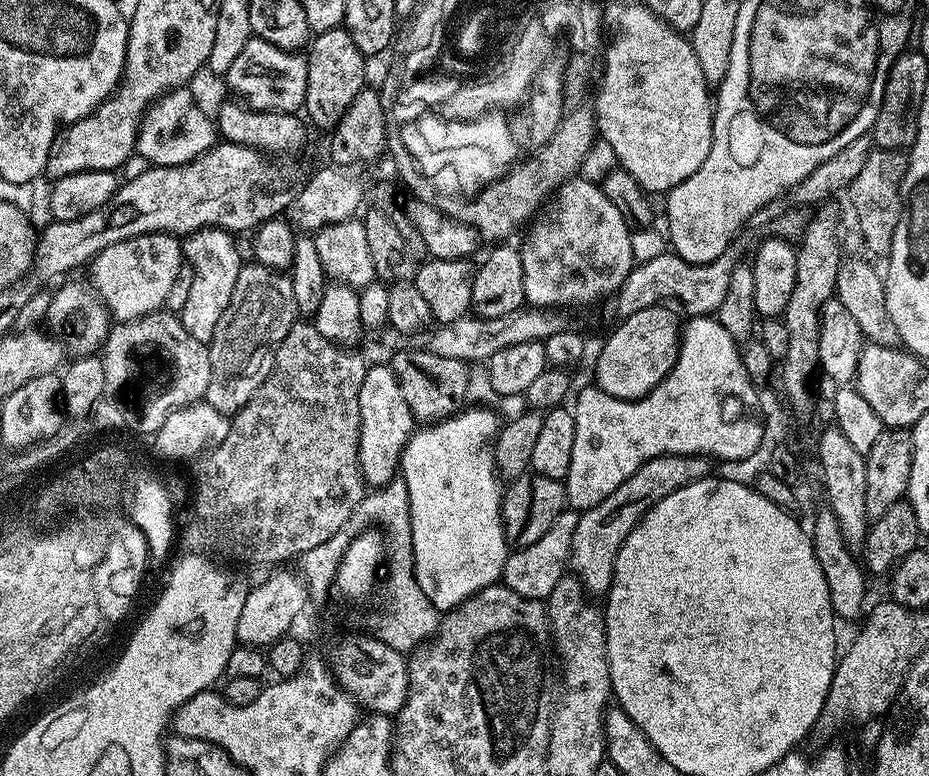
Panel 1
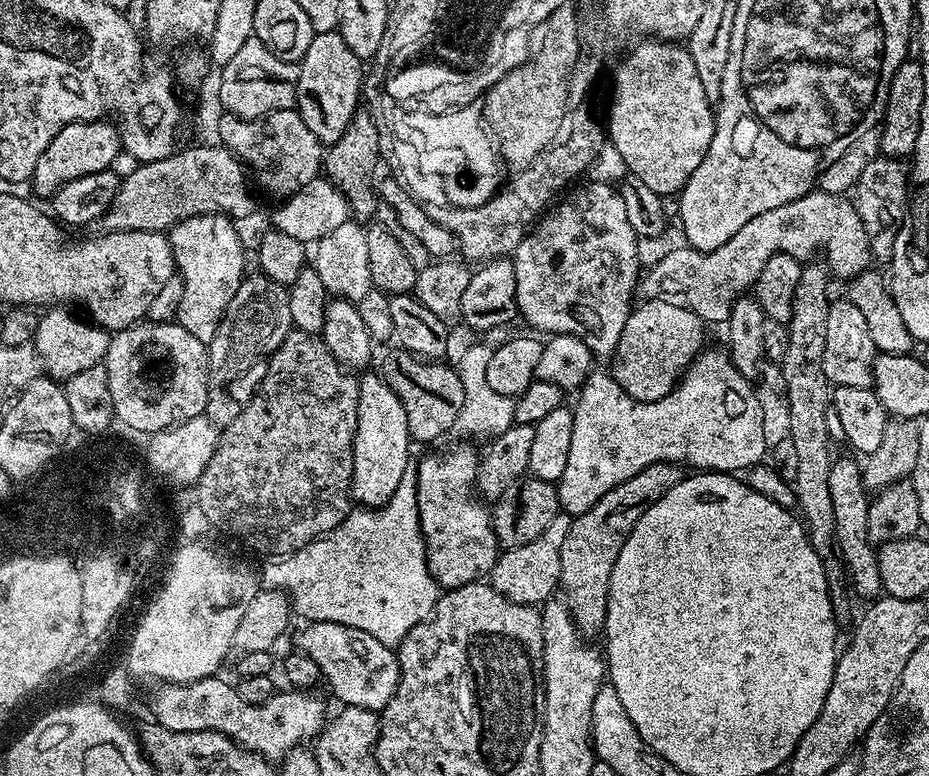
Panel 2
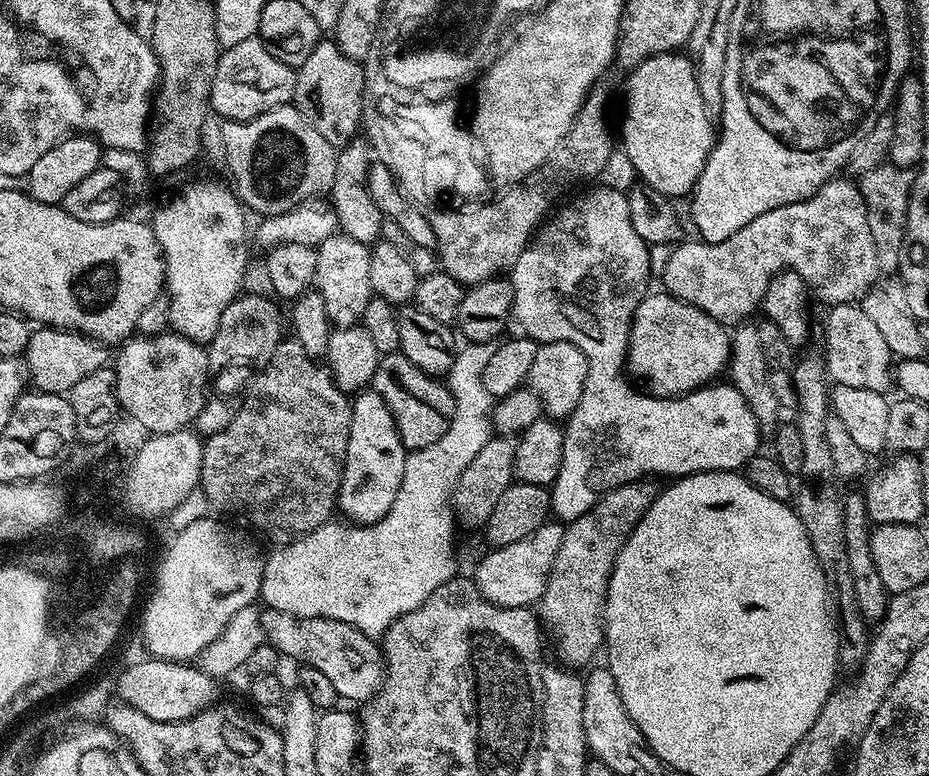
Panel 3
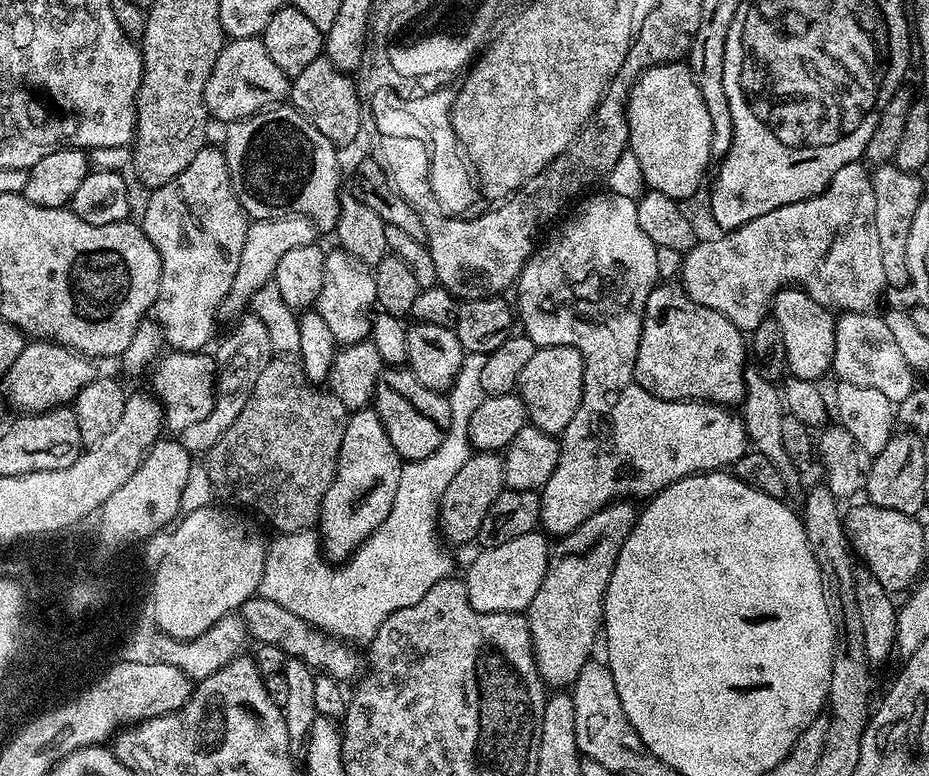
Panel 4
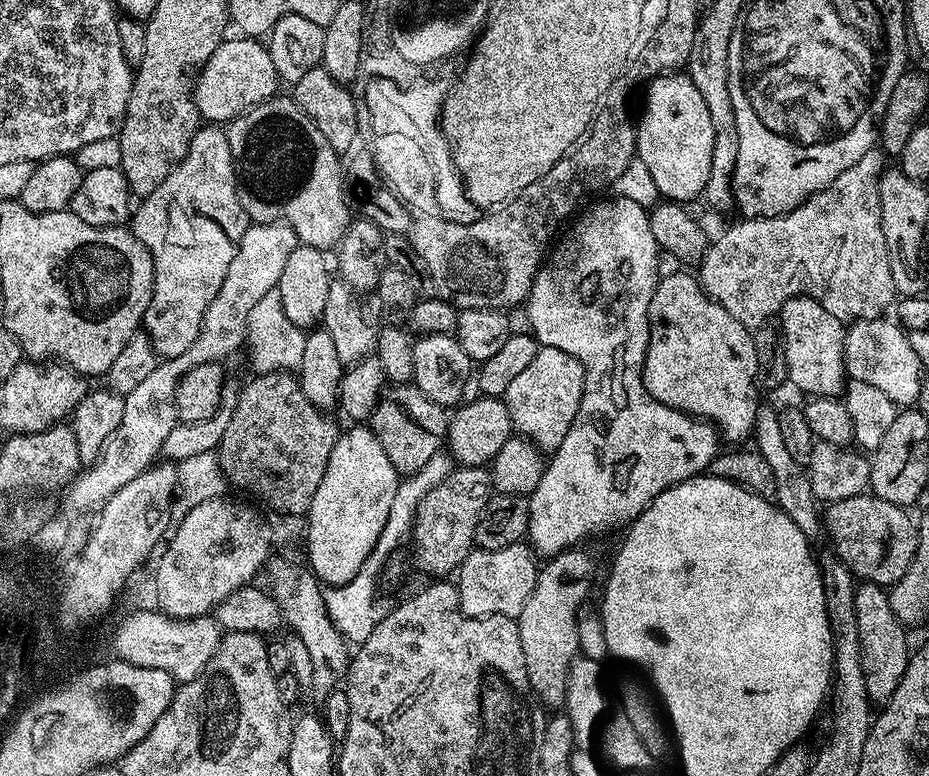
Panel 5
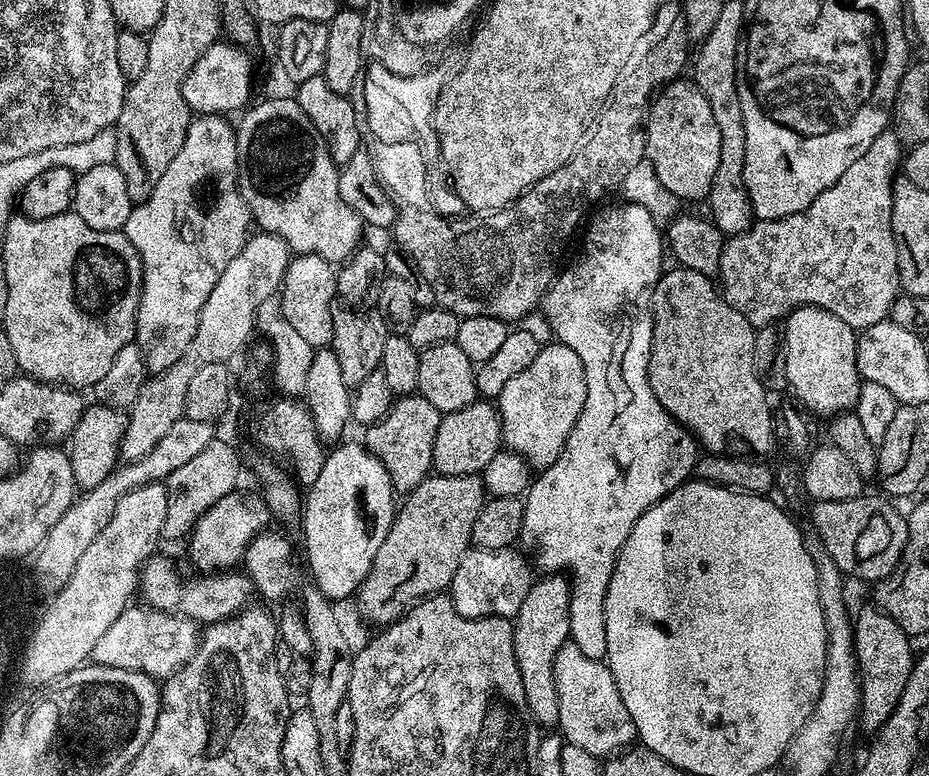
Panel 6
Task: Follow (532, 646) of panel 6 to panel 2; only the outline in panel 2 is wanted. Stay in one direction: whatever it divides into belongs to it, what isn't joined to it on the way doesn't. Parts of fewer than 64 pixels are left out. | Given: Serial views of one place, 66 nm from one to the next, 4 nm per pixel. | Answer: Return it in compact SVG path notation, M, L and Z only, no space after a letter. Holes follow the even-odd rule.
M654 462L654 466L646 466L634 478L626 478L614 490L610 490L586 514L575 517L570 526L570 534L566 542L562 542L562 570L560 571L559 591L562 599L572 611L576 619L576 629L585 638L599 637L604 631L604 619L608 609L608 591L610 590L610 574L614 570L614 562L626 542L630 538L630 530L638 526L638 518L666 494L682 478L679 464L670 462Z

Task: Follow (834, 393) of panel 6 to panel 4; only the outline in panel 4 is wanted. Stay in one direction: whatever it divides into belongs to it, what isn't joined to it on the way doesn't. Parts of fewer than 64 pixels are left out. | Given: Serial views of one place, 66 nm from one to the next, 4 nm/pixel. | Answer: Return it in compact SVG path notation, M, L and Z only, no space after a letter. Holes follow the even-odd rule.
M795 286L783 288L772 299L770 316L782 328L788 359L787 371L799 379L815 381L819 381L820 376L829 375L834 358L836 316Z

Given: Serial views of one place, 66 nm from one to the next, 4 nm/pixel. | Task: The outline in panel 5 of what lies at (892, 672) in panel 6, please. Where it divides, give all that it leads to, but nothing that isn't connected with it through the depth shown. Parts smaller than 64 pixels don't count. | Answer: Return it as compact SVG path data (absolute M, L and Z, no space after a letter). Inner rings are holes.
M861 583L854 594L854 618L858 622L858 646L862 646L862 674L866 678L866 694L873 705L883 706L898 690L902 674L906 674L910 647L906 625L894 614L888 592L881 585Z

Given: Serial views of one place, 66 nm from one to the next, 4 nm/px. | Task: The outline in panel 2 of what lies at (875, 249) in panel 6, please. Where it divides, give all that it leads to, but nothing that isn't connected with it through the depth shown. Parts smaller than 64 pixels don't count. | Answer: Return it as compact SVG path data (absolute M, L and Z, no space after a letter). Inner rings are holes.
M813 190L794 202L786 202L786 206L778 206L778 210L766 210L766 214L758 214L758 218L750 218L750 222L746 222L746 226L742 226L742 230L738 230L734 238L718 246L718 250L700 252L697 248L687 246L676 248L639 281L639 295L642 294L641 297L648 298L654 294L655 299L670 302L670 306L682 306L709 325L723 325L728 319L733 302L755 285L757 278L762 274L762 266L766 266L766 262L770 262L770 258L774 258L774 254L779 252L790 254L795 260L801 262L815 257L812 255L816 251L824 252L822 260L829 273L835 279L837 276L838 279L844 280L843 282L851 281L853 276L869 267L872 251L868 245L866 230L858 218L855 203L851 199L844 199L848 198Z

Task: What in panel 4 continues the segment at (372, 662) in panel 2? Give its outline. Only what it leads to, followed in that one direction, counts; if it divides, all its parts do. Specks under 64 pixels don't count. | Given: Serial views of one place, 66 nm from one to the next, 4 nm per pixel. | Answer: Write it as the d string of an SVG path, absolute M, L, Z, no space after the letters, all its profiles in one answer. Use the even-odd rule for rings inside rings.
M260 595L251 596L239 608L238 615L244 621L244 628L249 637L256 644L278 646L278 650L282 650L285 657L305 660L309 668L319 670L325 676L333 676L335 680L347 682L348 679L351 681L361 671L361 653L359 656L355 652L357 649L349 641L339 639L317 627L313 627L297 614L292 614L290 610L286 610L285 606L280 606L269 598Z

